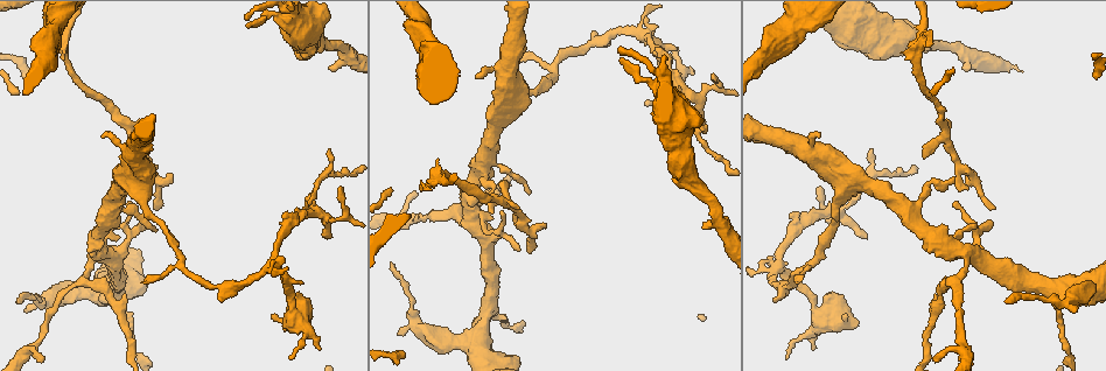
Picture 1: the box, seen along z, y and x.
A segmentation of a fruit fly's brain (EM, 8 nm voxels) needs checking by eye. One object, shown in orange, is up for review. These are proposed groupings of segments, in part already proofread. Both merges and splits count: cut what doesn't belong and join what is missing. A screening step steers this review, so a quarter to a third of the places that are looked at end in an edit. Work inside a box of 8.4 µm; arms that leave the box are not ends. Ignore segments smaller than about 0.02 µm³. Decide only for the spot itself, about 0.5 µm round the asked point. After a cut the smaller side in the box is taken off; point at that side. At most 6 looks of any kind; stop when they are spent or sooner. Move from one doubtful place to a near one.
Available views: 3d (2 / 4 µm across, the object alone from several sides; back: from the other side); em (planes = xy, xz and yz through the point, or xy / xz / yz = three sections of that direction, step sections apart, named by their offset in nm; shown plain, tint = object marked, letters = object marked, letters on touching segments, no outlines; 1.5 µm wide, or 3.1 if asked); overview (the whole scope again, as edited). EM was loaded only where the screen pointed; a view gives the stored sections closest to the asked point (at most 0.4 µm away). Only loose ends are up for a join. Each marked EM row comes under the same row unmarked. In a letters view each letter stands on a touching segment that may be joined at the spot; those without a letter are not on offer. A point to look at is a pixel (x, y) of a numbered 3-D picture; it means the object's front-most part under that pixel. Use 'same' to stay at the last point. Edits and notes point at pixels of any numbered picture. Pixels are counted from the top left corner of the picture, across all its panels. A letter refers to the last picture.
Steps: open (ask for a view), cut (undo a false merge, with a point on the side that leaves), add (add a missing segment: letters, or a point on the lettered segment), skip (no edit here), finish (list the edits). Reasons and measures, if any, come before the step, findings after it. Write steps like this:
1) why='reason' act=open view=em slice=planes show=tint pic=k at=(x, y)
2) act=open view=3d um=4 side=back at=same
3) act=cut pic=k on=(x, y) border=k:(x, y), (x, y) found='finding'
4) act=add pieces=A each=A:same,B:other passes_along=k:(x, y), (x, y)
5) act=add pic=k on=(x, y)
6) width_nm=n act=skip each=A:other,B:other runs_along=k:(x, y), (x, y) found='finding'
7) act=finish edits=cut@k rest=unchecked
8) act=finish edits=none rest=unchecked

why='branch point' act=open view=em slice=planes show=letters pic=1 at=(266, 263)

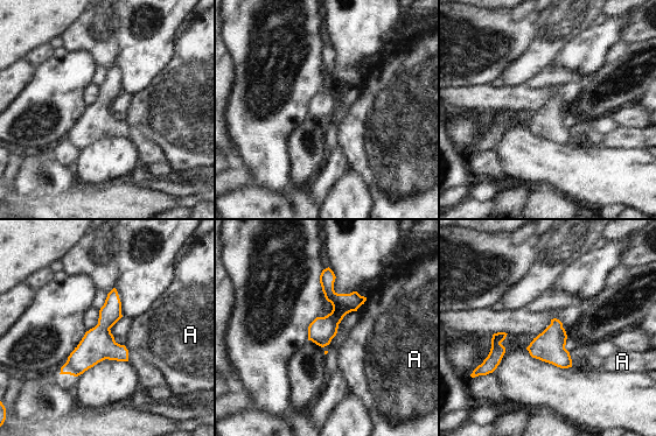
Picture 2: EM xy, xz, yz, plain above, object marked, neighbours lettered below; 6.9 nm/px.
longest_contact=A:60nm act=skip each=A:other border=2:(124, 345), (128, 351) found='one cell here'

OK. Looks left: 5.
why='an open end' act=open view=3d um=4 pic=1 at=(245, 24)

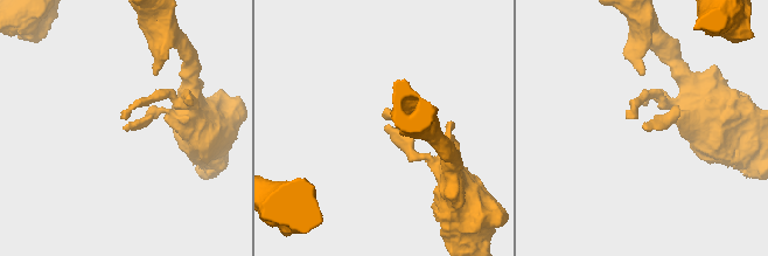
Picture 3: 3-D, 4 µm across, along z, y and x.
why='now the EM' act=open view=em slice=planes show=letters pic=3 at=(647, 129)

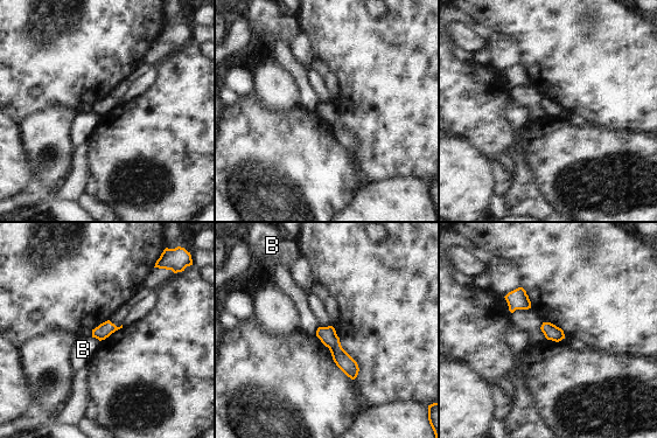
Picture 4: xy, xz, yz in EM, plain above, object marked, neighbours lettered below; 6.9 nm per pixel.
act=skip each=B:other runs_along=4:(321, 329), (351, 369), (353, 375) found='none of them fits'

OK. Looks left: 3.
why='a fork' act=open view=em slice=planes show=letters pic=1 at=(474, 224)

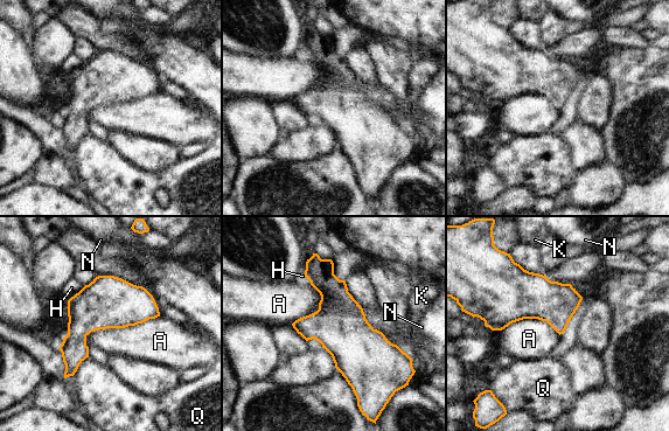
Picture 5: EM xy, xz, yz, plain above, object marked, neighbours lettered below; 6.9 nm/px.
width_nm=280 longest_contact=A:550nm act=skip each=A:other,H:other,K:other,N:other,Q:other found='continuous, no second cell'

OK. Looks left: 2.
act=finish edits=none rest=unchecked

